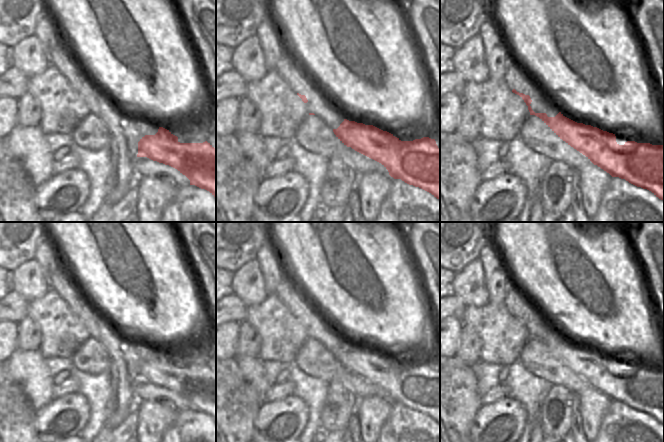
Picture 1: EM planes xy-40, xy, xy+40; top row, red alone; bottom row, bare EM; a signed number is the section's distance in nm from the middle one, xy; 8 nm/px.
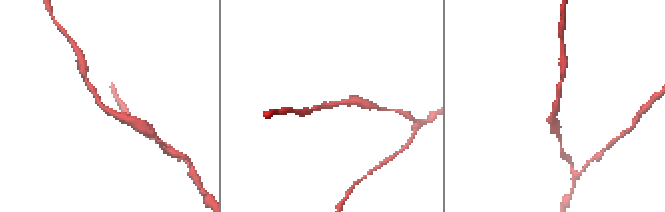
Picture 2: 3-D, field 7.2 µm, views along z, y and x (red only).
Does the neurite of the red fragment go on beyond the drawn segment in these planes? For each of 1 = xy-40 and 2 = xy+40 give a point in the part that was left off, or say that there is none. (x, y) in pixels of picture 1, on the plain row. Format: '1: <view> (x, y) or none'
1: none
2: none

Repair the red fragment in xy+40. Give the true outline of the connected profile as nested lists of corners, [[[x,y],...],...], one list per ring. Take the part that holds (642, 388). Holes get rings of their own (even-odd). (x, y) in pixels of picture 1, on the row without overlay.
[[[515,313],[513,317],[519,319],[526,329],[530,339],[539,341],[560,363],[565,365],[568,369],[585,379],[594,389],[597,389],[612,401],[619,401],[625,403],[629,407],[651,415],[656,421],[664,425],[664,369],[652,369],[650,367],[637,367],[635,365],[627,365],[624,369],[619,369],[616,366],[616,360],[613,357],[603,355],[591,349],[577,347],[559,336],[555,341],[548,341],[546,337],[535,337],[530,328],[532,326],[529,319],[517,316]]]

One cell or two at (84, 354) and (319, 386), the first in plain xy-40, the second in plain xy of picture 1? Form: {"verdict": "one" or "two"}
{"verdict": "two"}

